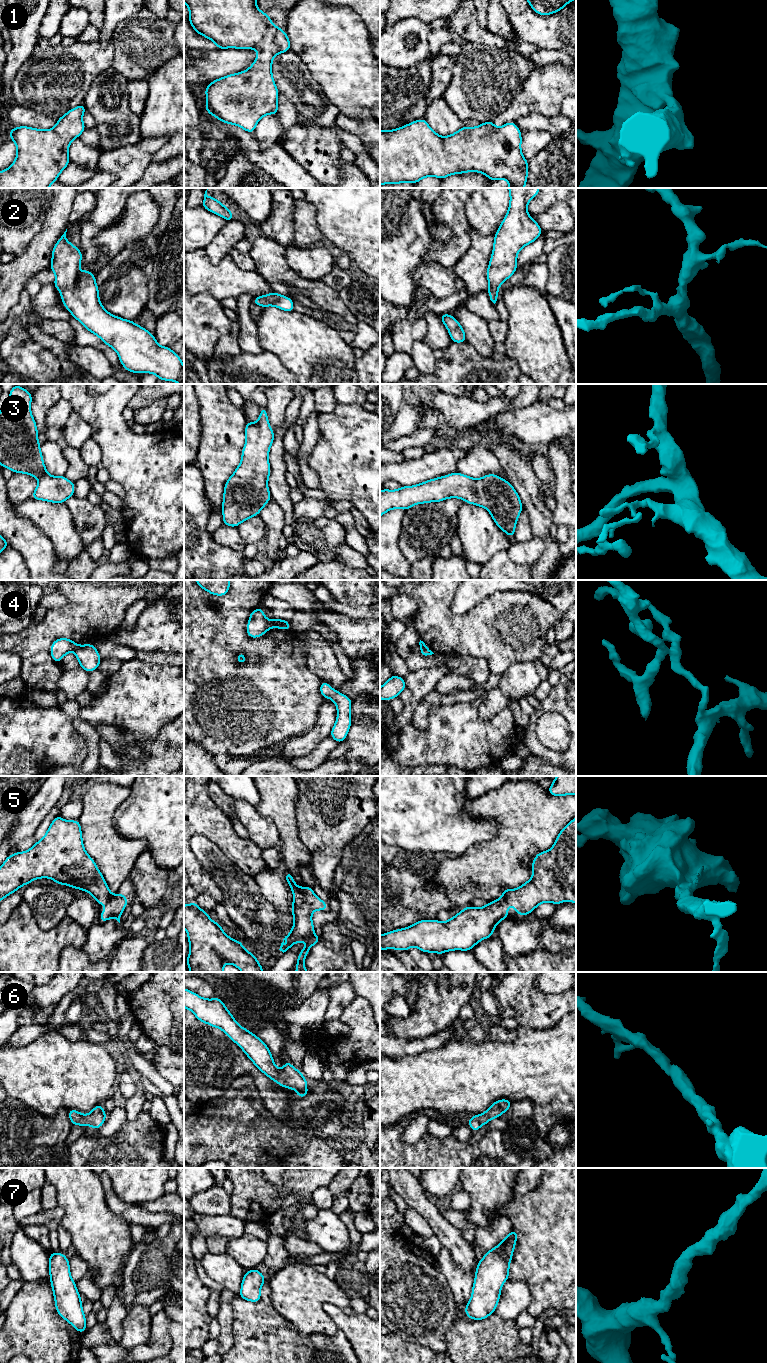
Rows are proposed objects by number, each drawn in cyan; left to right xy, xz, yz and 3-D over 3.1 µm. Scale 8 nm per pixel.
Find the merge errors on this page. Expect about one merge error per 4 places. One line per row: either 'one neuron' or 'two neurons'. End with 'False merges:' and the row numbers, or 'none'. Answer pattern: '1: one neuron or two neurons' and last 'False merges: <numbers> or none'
1: one neuron
2: one neuron
3: one neuron
4: two neurons
5: one neuron
6: one neuron
7: one neuron
False merges: 4

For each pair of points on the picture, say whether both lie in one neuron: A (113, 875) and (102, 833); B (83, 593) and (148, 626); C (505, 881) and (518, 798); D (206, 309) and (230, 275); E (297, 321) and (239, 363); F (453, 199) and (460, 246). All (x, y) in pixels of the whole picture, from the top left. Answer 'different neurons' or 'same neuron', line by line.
A: same neuron
B: different neurons
C: same neuron
D: different neurons
E: different neurons
F: same neuron

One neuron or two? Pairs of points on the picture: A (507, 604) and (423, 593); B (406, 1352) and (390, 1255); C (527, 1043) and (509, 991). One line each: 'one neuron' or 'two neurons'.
A: one neuron
B: two neurons
C: two neurons

